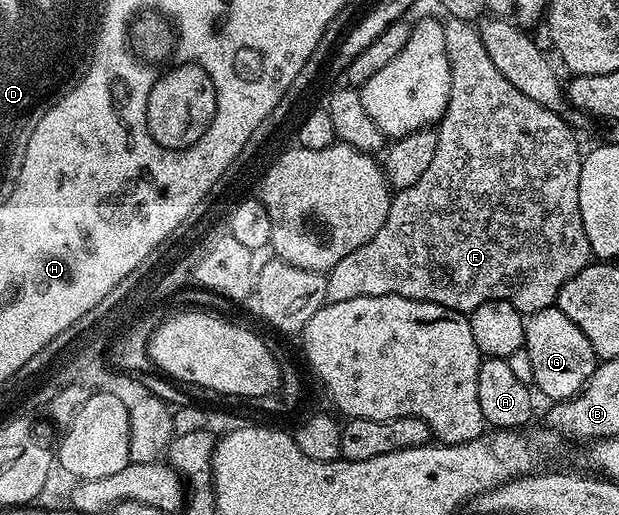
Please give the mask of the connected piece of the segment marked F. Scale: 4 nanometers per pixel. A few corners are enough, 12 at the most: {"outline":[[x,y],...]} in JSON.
{"outline":[[443,20],[438,150],[328,302],[553,306],[577,132]]}

